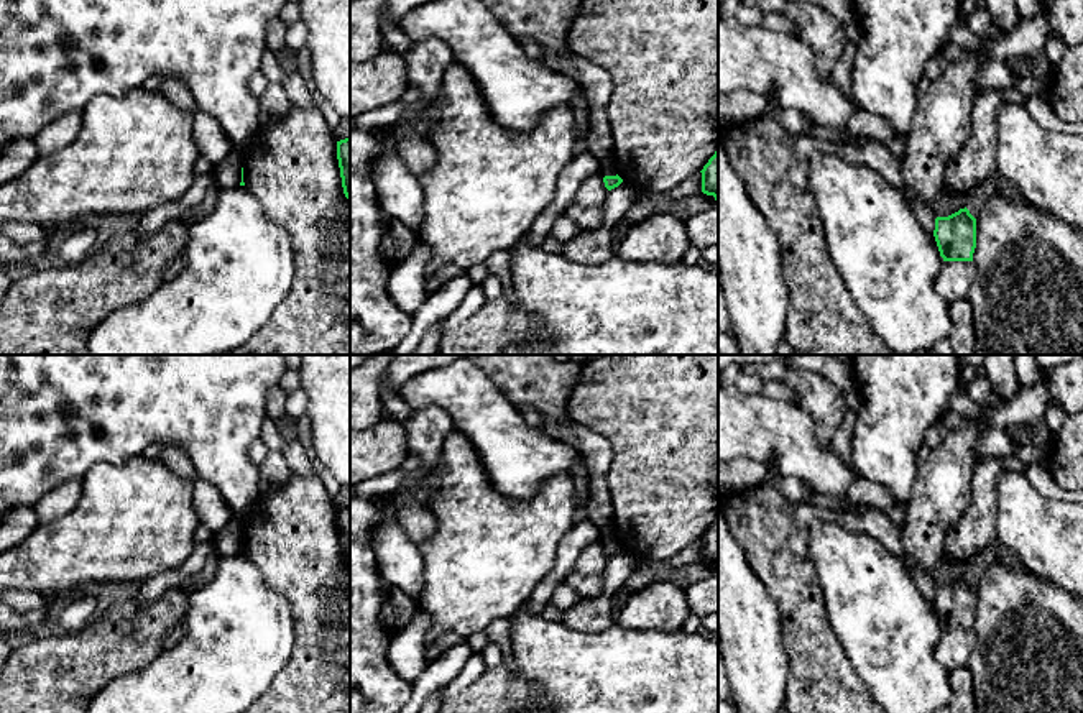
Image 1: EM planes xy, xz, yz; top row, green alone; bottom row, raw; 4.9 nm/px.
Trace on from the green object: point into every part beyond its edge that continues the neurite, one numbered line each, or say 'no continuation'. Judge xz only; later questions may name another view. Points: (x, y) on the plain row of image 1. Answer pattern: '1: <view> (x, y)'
no continuation

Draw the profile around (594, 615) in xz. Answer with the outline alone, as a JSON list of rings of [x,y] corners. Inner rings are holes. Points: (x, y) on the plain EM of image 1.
[[[621,550],[608,559],[603,575],[603,590],[598,598],[580,598],[562,613],[562,623],[572,629],[601,632],[615,626],[613,596],[639,565],[641,559],[629,550]]]

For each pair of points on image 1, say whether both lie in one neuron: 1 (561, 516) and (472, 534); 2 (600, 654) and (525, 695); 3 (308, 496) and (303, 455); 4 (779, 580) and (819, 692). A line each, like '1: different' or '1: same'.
1: same
2: different
3: different
4: same

